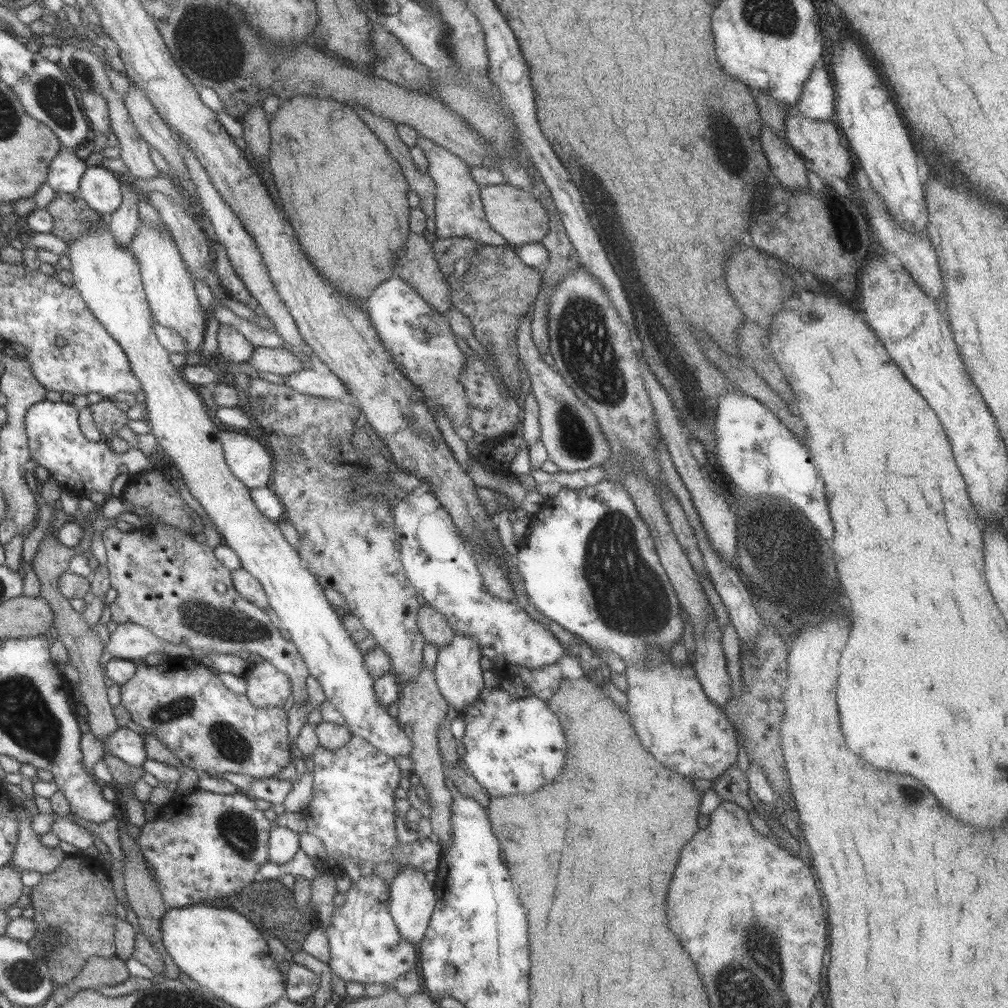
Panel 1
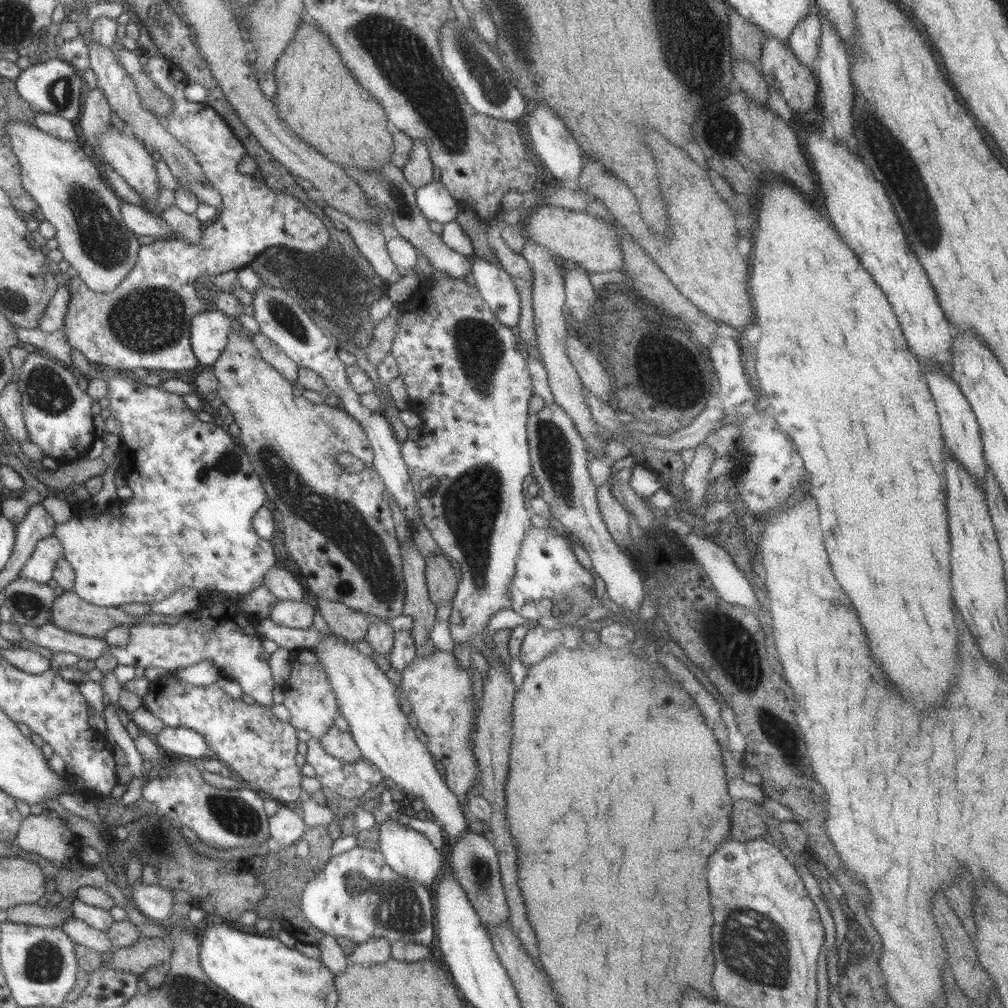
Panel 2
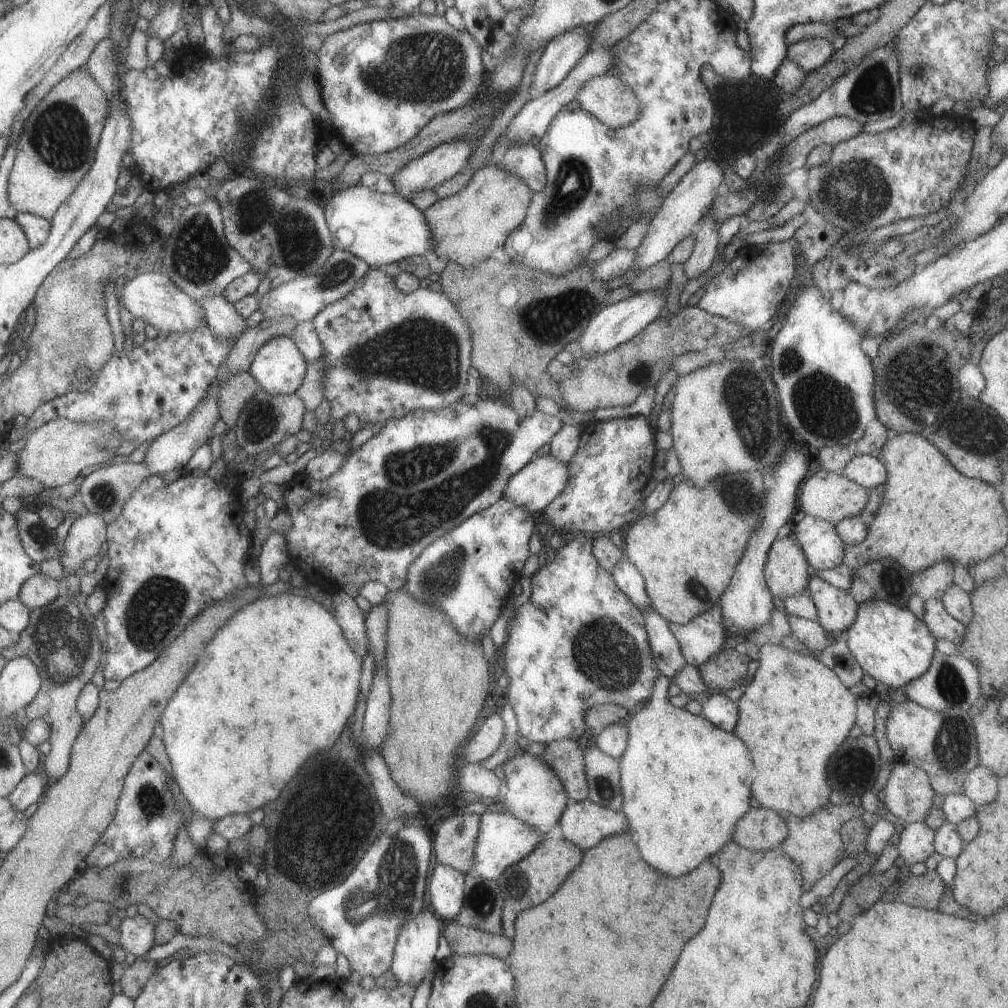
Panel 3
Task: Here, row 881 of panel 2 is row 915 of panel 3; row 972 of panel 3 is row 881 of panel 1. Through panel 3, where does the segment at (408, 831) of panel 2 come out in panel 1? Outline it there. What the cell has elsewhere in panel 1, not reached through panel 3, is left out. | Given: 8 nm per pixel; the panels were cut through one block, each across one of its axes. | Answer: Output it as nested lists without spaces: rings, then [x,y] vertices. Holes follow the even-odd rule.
[[[403,866],[389,888],[391,890],[389,909],[398,927],[398,933],[400,933],[402,939],[417,947],[428,931],[437,899],[433,883],[426,880],[424,876],[425,873],[421,870],[416,870],[415,868],[411,868],[411,866]]]

